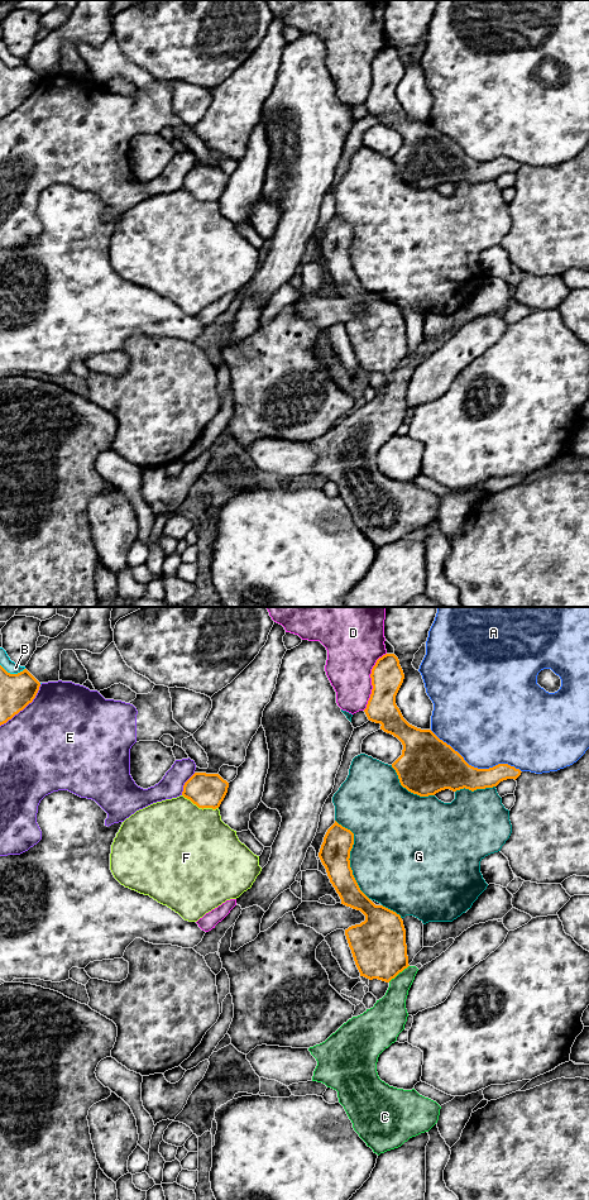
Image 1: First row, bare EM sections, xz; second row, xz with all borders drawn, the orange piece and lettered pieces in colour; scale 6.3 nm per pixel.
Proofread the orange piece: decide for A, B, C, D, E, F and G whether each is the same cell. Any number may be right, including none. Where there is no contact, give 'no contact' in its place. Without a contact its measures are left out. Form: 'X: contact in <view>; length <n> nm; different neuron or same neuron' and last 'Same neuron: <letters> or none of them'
A: contact in xz; length 650 nm; different neuron
B: contact in xz; length 160 nm; different neuron
C: contact in xz; length 170 nm; same neuron
D: contact in xz; length 400 nm; different neuron
E: contact in xz; length 380 nm; different neuron
F: contact in xz; length 240 nm; different neuron
G: contact in xz; length 550 nm; different neuron
Same neuron: C

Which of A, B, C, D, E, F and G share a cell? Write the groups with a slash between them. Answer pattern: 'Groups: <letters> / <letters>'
Groups: A / B / C / D / E / F / G

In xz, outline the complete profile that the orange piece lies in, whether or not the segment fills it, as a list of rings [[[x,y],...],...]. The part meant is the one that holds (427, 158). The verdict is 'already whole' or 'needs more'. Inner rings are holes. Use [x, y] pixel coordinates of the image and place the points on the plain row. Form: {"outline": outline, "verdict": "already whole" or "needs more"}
{"outline": [[[386,47],[379,51],[372,62],[370,71],[373,82],[364,105],[369,114],[380,116],[380,123],[393,128],[402,135],[402,148],[392,157],[392,161],[396,163],[401,178],[408,185],[420,190],[435,188],[445,182],[456,185],[465,181],[474,185],[497,180],[507,172],[516,173],[521,168],[519,162],[508,157],[498,157],[489,162],[474,161],[431,123],[421,123],[410,118],[396,97],[396,89],[403,76],[404,67],[394,47]]], "verdict": "already whole"}

